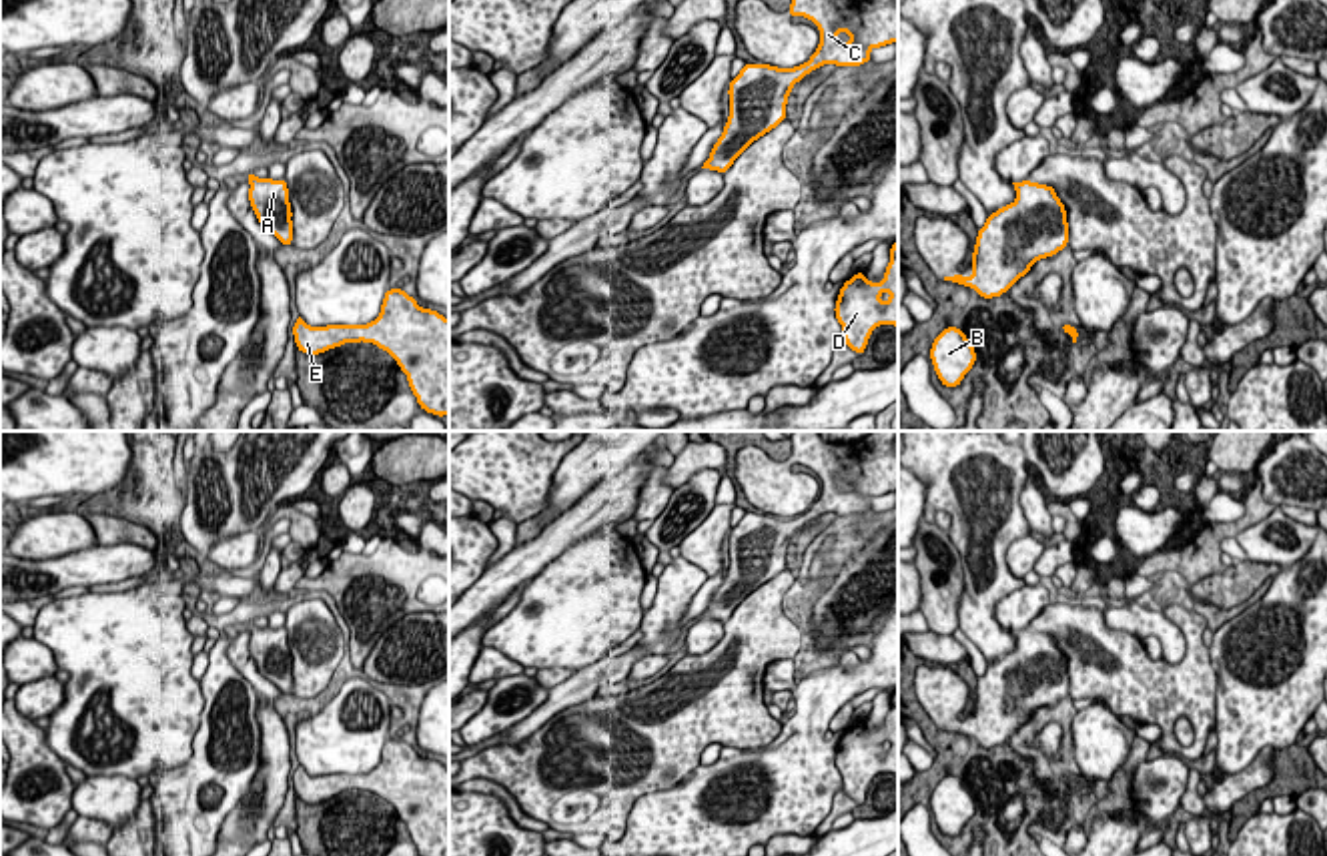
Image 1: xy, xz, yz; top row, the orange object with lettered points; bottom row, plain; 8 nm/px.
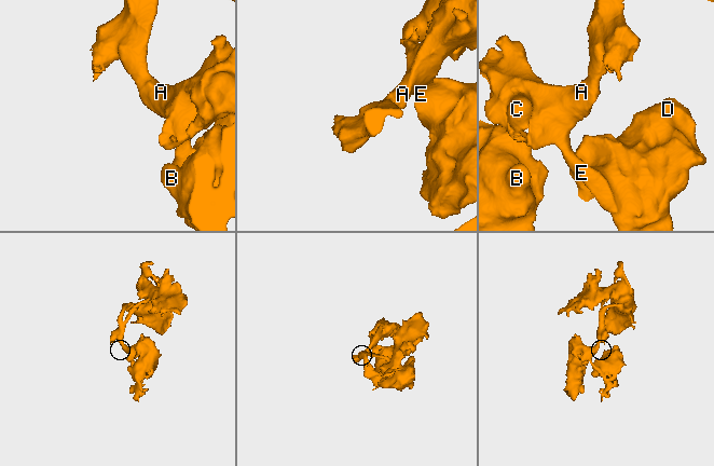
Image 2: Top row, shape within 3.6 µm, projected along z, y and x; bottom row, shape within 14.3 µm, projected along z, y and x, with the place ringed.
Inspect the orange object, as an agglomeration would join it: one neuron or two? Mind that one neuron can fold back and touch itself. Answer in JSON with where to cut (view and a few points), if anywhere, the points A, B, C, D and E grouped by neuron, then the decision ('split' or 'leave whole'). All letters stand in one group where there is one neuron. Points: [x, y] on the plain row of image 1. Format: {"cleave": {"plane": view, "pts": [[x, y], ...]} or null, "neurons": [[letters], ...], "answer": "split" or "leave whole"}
{"cleave": null, "neurons": [["A", "B", "C", "D", "E"]], "answer": "leave whole"}

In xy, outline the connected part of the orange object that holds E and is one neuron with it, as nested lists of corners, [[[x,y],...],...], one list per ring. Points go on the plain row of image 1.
[[[401,736],[387,738],[381,762],[367,774],[293,774],[295,794],[321,804],[345,792],[373,792],[387,800],[407,824],[419,856],[449,856],[449,770],[417,754]]]

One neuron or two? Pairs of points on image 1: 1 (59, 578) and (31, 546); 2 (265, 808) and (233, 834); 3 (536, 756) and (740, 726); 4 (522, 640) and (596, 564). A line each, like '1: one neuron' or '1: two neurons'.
1: two neurons
2: one neuron
3: one neuron
4: one neuron

